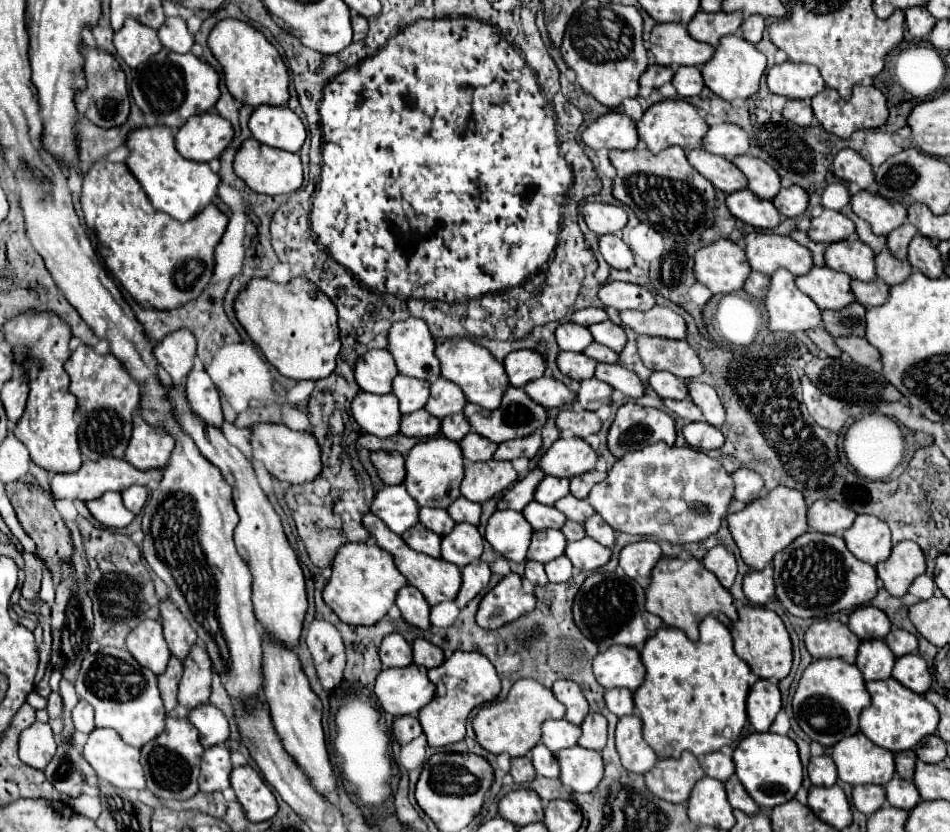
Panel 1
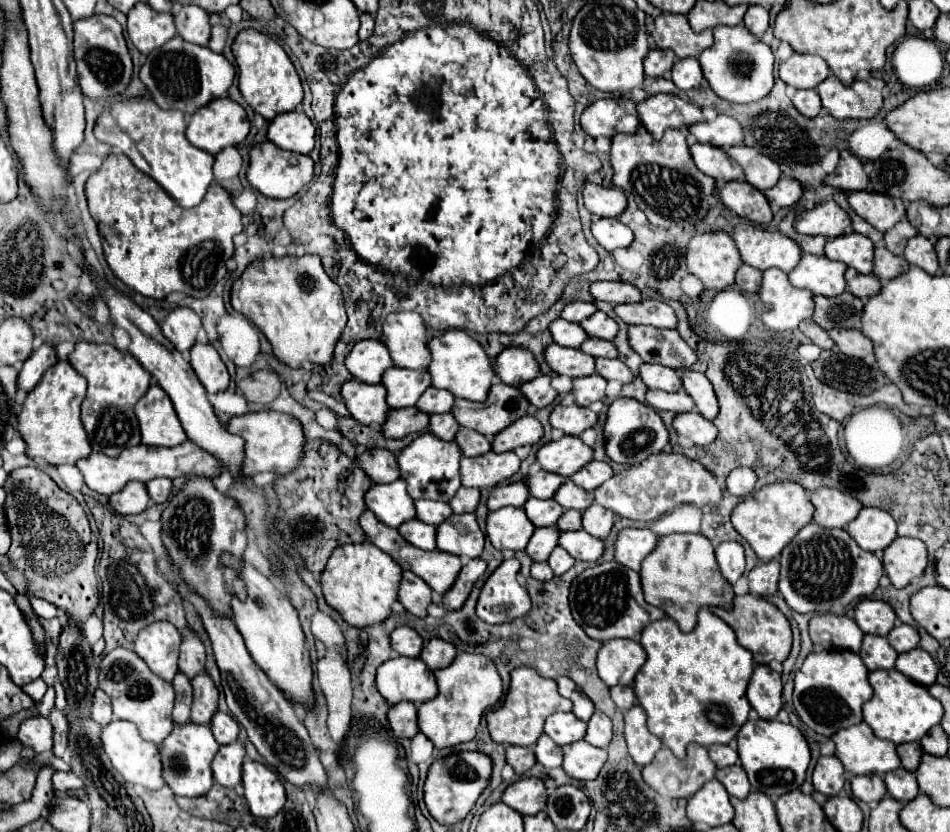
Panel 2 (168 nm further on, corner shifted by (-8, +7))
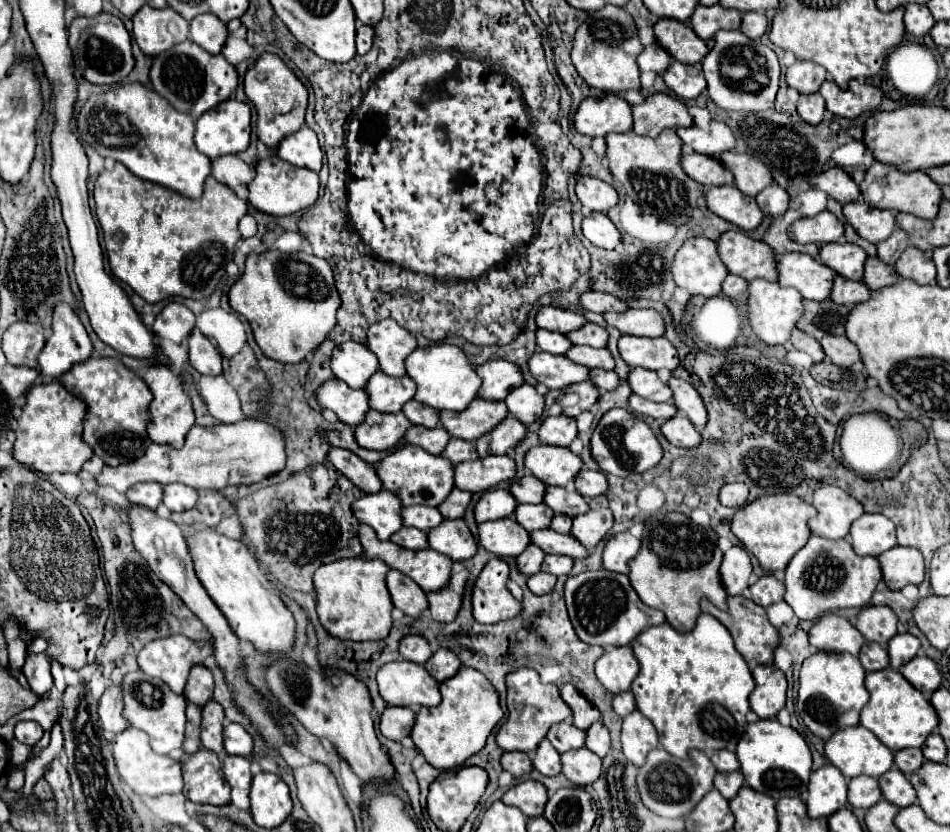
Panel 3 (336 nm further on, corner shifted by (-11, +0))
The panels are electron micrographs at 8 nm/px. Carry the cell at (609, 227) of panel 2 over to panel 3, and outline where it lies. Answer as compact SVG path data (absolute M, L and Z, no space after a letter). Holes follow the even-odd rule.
M598 211L588 213L582 219L582 233L590 243L602 249L616 249L616 245L620 243L620 233L606 213L598 213Z

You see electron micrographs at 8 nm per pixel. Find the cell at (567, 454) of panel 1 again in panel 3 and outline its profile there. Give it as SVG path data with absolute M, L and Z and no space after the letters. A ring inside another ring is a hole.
M536 445L526 451L524 467L542 483L570 483L584 467L582 459L566 447Z

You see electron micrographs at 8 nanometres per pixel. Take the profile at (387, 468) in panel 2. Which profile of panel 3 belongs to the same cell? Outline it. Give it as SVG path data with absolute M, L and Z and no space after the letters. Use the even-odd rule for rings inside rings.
M330 447L328 455L326 455L326 463L336 467L336 471L342 471L342 475L348 477L364 493L376 493L382 489L380 479L374 471L374 465L364 463L358 455L350 453L346 449Z

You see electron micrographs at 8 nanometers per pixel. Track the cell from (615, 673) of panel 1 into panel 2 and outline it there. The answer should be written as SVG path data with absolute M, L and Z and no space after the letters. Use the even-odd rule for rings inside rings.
M609 640L597 654L599 678L607 686L633 684L637 672L645 664L647 654L635 640Z

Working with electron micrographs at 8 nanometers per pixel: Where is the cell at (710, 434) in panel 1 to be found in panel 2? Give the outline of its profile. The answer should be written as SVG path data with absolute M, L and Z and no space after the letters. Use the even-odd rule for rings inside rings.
M699 412L677 414L673 426L681 436L687 436L697 446L707 446L713 440L717 440L717 426L713 422L701 418Z

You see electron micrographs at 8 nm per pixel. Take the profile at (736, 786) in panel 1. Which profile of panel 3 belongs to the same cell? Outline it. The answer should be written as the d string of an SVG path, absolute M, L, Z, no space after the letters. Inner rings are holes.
M740 771L716 773L716 777L714 777L714 789L718 789L720 795L728 801L734 799L734 795L738 795L742 785L744 785L744 775Z

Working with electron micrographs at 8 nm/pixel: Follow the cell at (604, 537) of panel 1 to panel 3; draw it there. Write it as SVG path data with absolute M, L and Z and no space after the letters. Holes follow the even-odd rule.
M608 507L590 509L584 515L576 515L572 523L572 537L580 541L586 549L594 549L598 541L604 539L604 535L610 531L614 523L612 511Z

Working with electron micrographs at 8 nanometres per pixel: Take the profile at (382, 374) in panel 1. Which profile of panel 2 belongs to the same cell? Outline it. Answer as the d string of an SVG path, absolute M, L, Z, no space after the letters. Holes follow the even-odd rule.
M361 340L353 346L345 360L349 372L365 384L381 384L385 368L393 366L389 350L379 340Z

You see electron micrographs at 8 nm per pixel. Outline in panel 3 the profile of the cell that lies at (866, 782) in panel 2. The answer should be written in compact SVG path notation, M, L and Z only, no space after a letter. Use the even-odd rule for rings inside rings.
M858 775L858 777L850 779L850 783L848 783L848 803L852 807L868 809L874 803L878 803L880 797L882 797L880 787L878 787L878 781L874 777Z

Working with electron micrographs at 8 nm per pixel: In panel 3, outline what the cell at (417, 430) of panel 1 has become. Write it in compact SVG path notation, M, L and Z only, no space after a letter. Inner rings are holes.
M368 411L364 423L354 427L354 439L364 449L390 451L402 441L408 427L412 427L412 423L408 423L402 413L384 415L380 411Z

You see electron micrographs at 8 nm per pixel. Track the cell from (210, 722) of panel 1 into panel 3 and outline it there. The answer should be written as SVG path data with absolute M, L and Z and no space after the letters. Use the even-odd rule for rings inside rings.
M228 723L224 729L224 749L228 755L248 757L252 753L254 739L252 735L238 723Z

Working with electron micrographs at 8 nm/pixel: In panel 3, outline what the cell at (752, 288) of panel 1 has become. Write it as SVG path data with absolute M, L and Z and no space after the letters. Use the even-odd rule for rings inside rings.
M728 275L722 283L722 295L730 297L732 301L744 301L748 297L748 283L742 277Z

